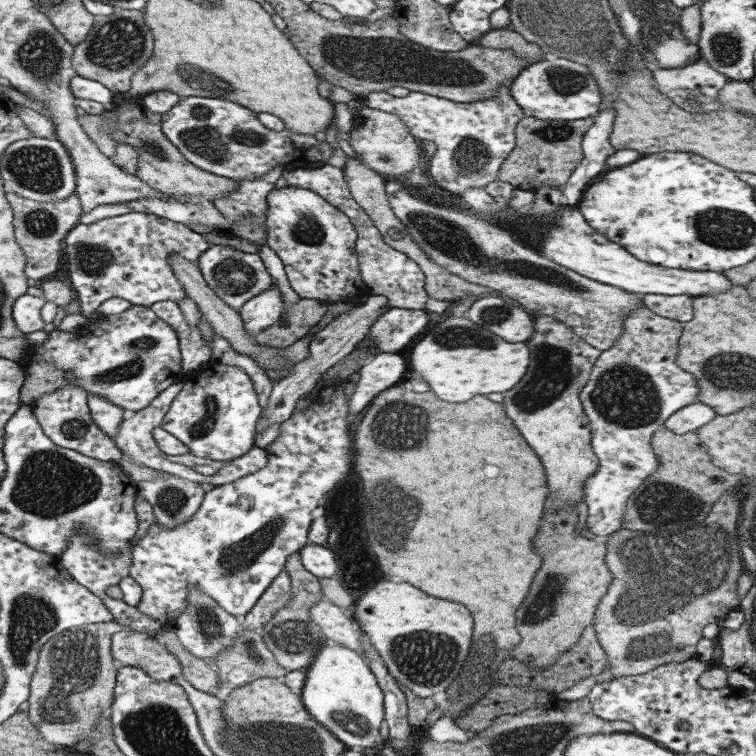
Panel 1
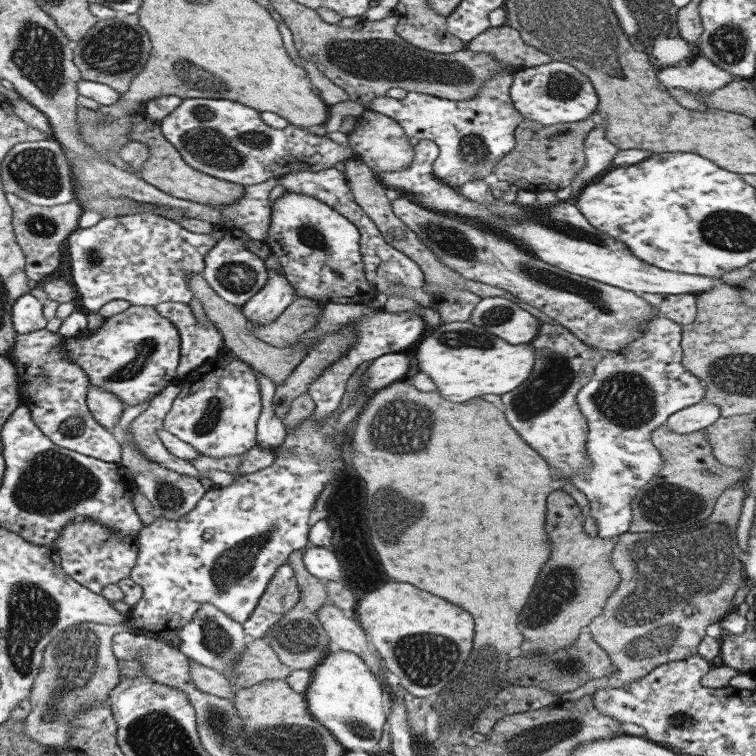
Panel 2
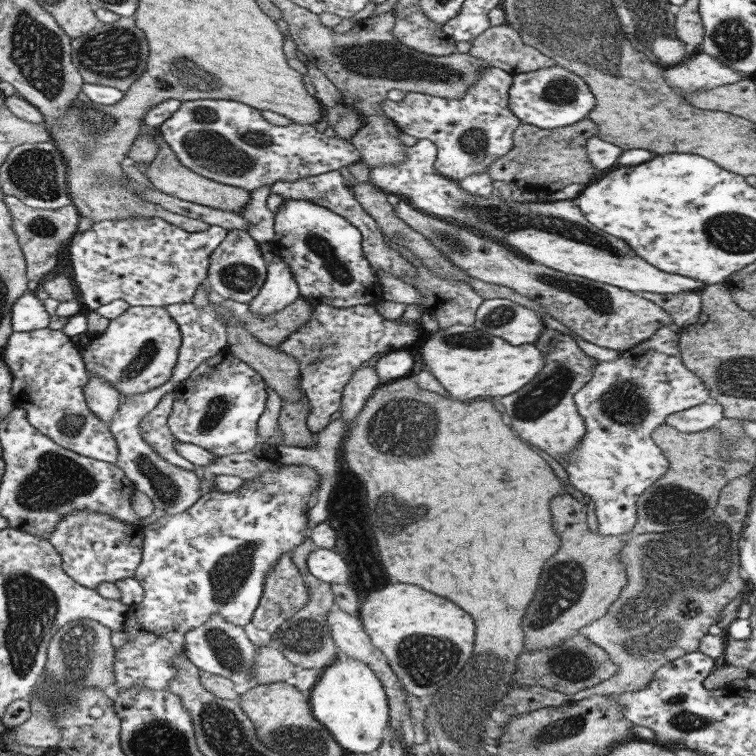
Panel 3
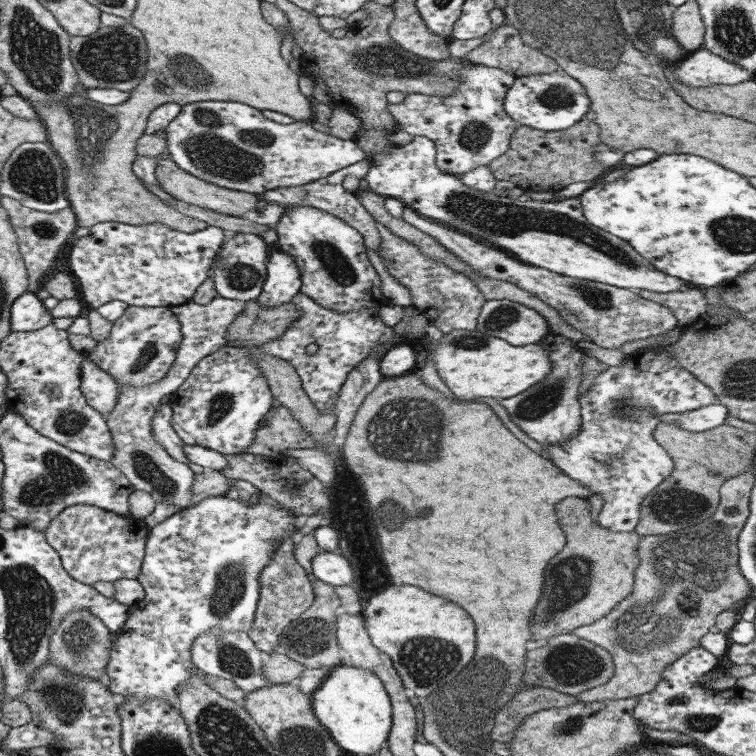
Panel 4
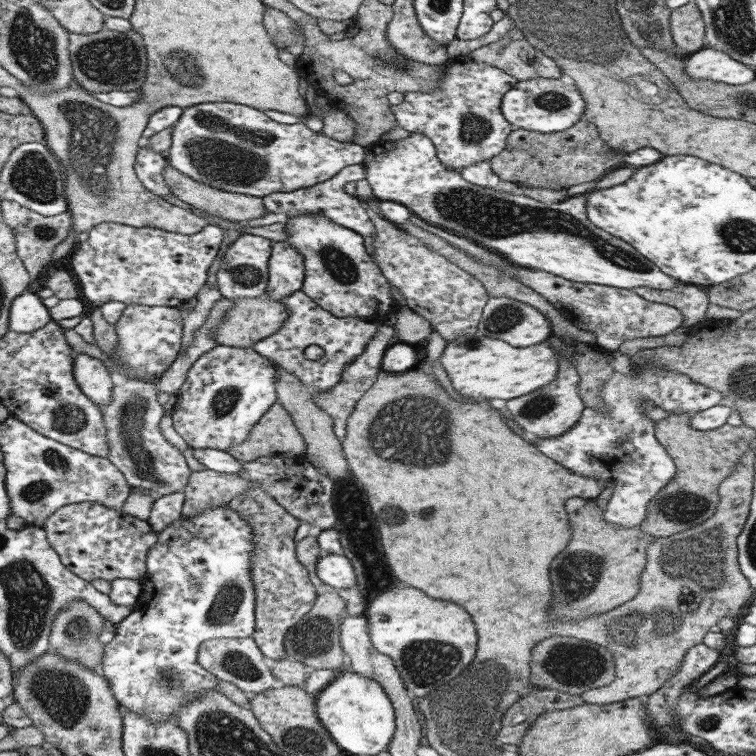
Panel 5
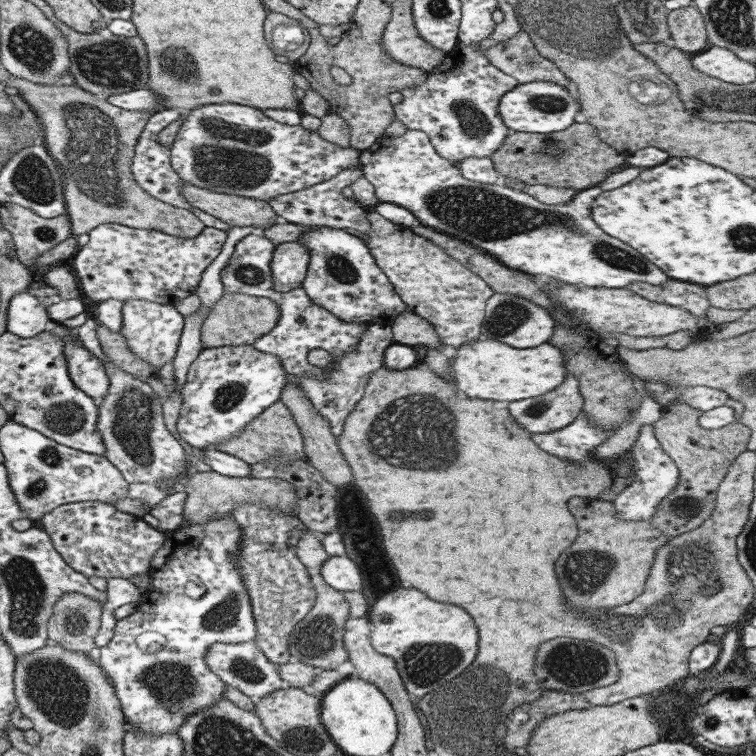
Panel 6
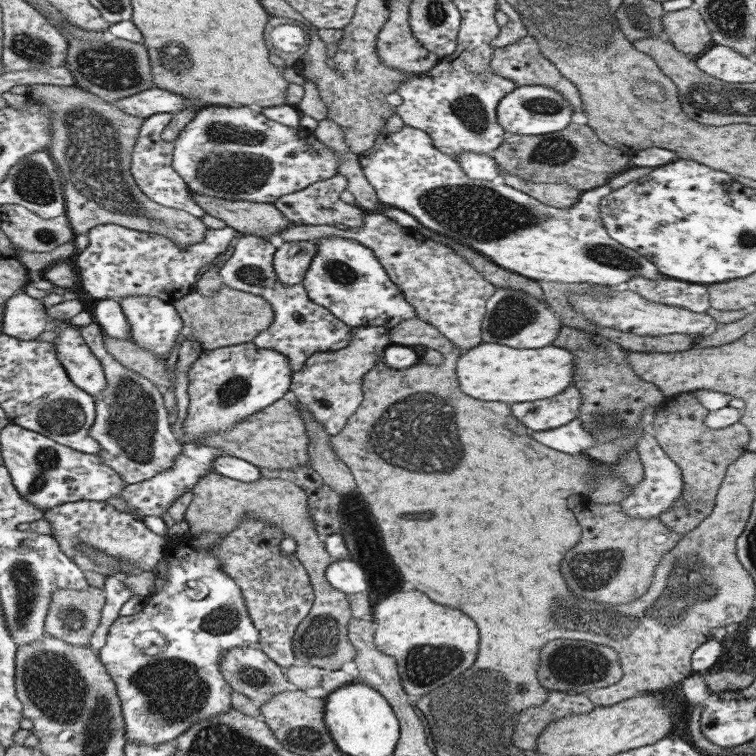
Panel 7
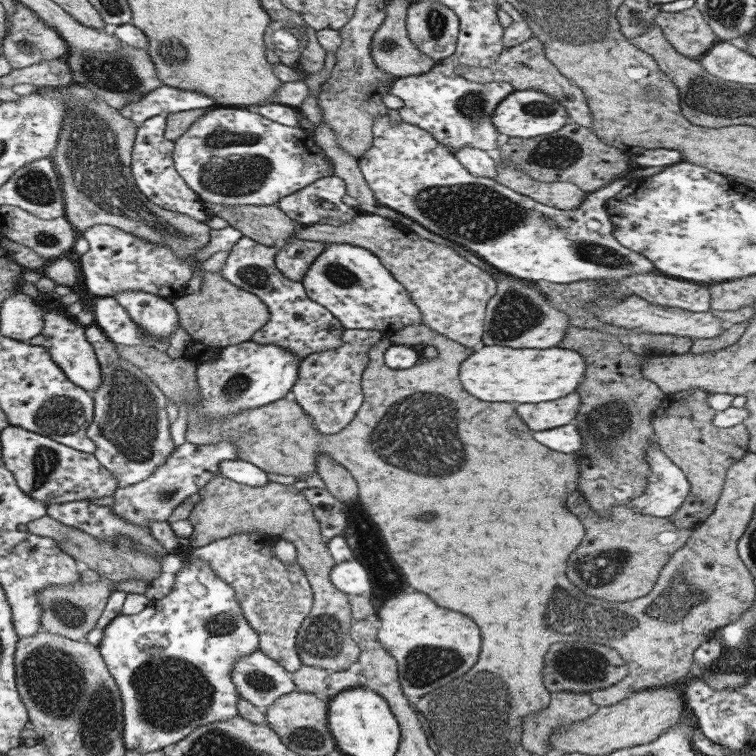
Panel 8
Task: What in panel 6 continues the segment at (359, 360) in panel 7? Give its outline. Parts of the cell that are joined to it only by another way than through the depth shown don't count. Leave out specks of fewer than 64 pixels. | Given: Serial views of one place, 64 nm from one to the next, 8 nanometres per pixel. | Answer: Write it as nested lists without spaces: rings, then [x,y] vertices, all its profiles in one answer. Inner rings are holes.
[[[370,325],[362,333],[358,347],[354,351],[344,353],[338,361],[335,356],[331,355],[323,348],[314,348],[308,352],[308,362],[313,364],[316,369],[326,370],[327,380],[314,380],[311,378],[297,378],[290,376],[289,380],[294,382],[306,398],[312,402],[312,406],[318,410],[318,414],[328,420],[330,430],[334,436],[340,436],[344,430],[347,416],[356,408],[356,404],[365,394],[365,387],[369,380],[370,373],[378,370],[383,366],[383,356],[385,350],[392,345],[393,332],[392,328],[383,325]]]

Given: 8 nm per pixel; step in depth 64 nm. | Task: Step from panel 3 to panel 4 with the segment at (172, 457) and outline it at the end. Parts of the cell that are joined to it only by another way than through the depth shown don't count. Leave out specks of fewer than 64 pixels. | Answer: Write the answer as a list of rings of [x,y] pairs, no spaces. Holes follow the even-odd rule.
[[[171,402],[162,404],[162,408],[158,408],[158,412],[156,412],[156,416],[152,418],[152,424],[150,424],[152,425],[152,435],[168,451],[168,455],[184,464],[188,464],[189,460],[186,458],[184,449],[182,449],[184,441],[180,439],[178,433],[172,428],[172,423],[170,423],[172,414]]]

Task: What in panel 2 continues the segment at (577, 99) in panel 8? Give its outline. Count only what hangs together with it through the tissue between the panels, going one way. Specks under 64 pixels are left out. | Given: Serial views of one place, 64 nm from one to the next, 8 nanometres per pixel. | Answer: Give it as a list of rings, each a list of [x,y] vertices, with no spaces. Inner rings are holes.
[[[506,25],[491,26],[470,41],[466,48],[471,52],[490,54],[500,62],[500,66],[512,66],[516,71],[540,66],[552,60],[549,54],[525,44],[519,32]]]

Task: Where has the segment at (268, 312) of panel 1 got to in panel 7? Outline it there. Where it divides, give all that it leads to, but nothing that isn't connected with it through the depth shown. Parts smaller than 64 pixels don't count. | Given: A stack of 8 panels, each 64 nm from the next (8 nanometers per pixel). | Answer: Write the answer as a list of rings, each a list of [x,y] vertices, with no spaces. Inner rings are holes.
[[[315,241],[286,242],[276,249],[273,267],[279,282],[285,286],[303,283],[303,279],[318,253]]]

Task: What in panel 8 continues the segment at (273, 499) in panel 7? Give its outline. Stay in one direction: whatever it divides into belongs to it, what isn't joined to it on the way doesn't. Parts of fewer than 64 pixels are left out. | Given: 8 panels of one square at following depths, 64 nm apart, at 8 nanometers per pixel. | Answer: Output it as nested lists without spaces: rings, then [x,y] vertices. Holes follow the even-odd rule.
[[[216,475],[204,488],[200,488],[198,495],[202,500],[188,516],[194,526],[194,532],[189,536],[193,549],[244,532],[268,534],[274,540],[289,540],[293,543],[297,562],[304,570],[313,592],[312,608],[296,636],[298,657],[304,665],[320,667],[328,672],[350,668],[360,656],[360,647],[350,637],[354,618],[349,595],[338,590],[330,580],[330,570],[337,562],[332,558],[327,543],[322,540],[320,524],[304,494],[292,484],[268,482],[266,486],[254,488],[234,482],[224,475]]]

